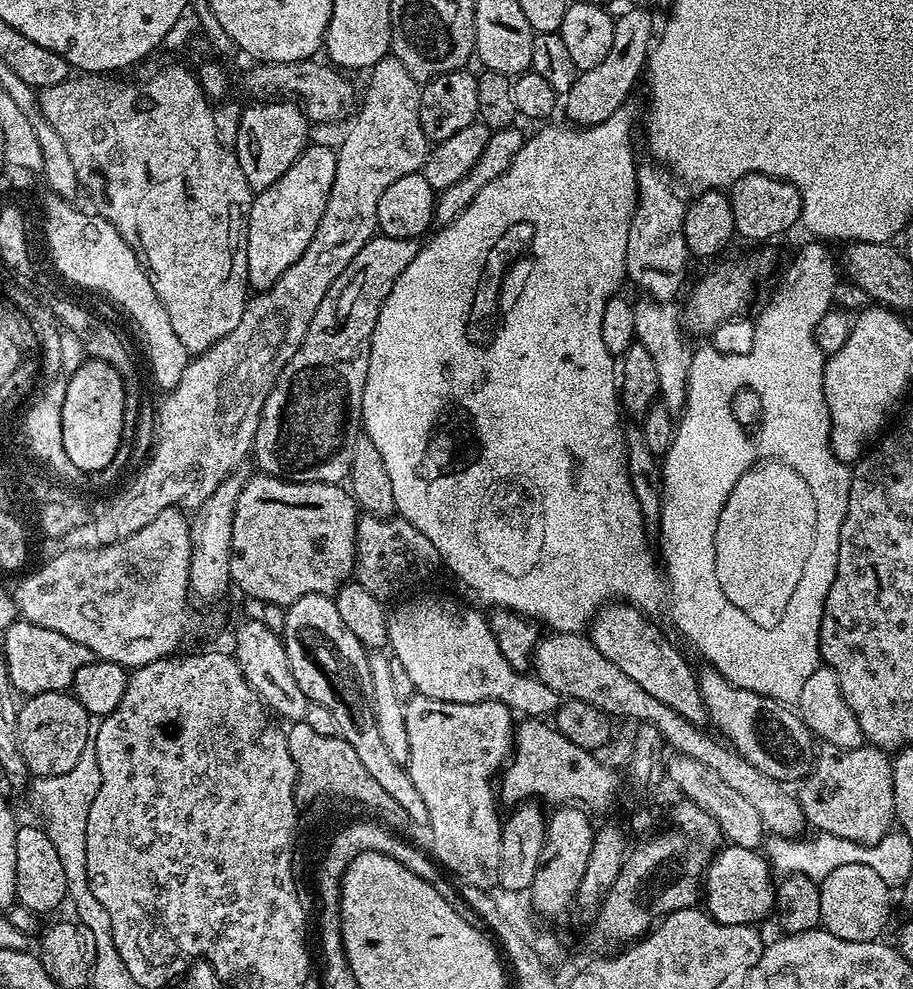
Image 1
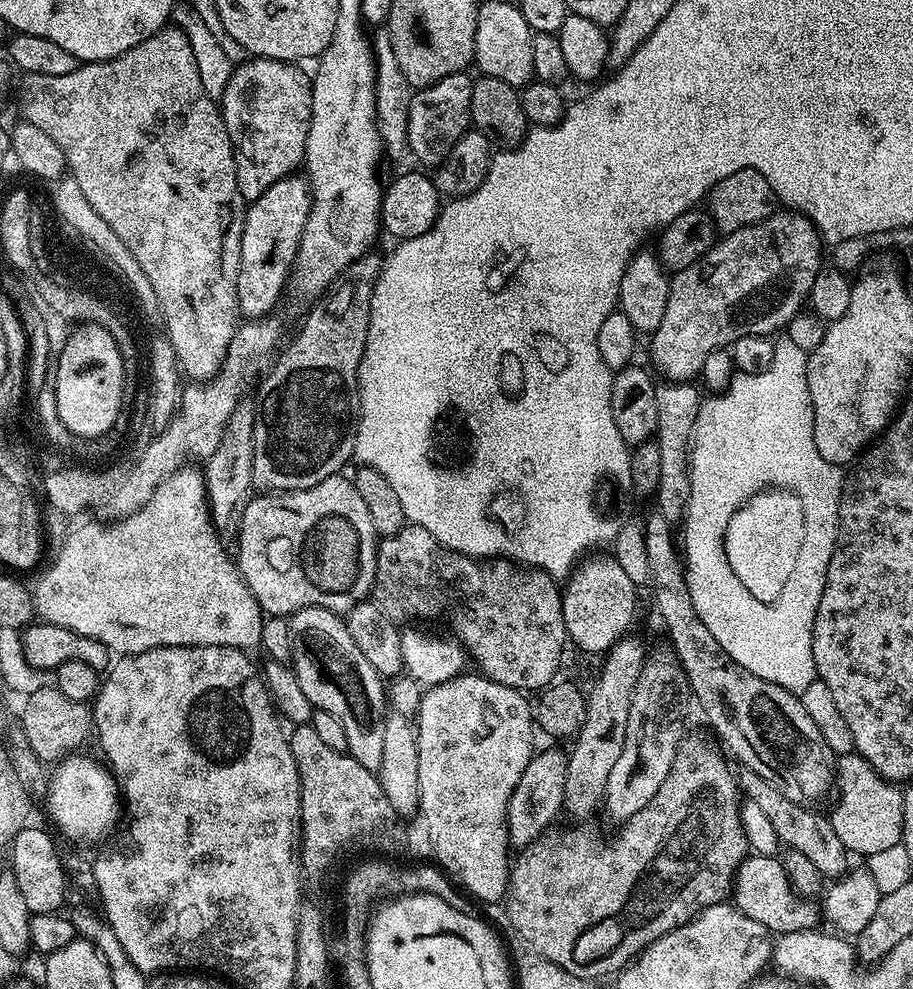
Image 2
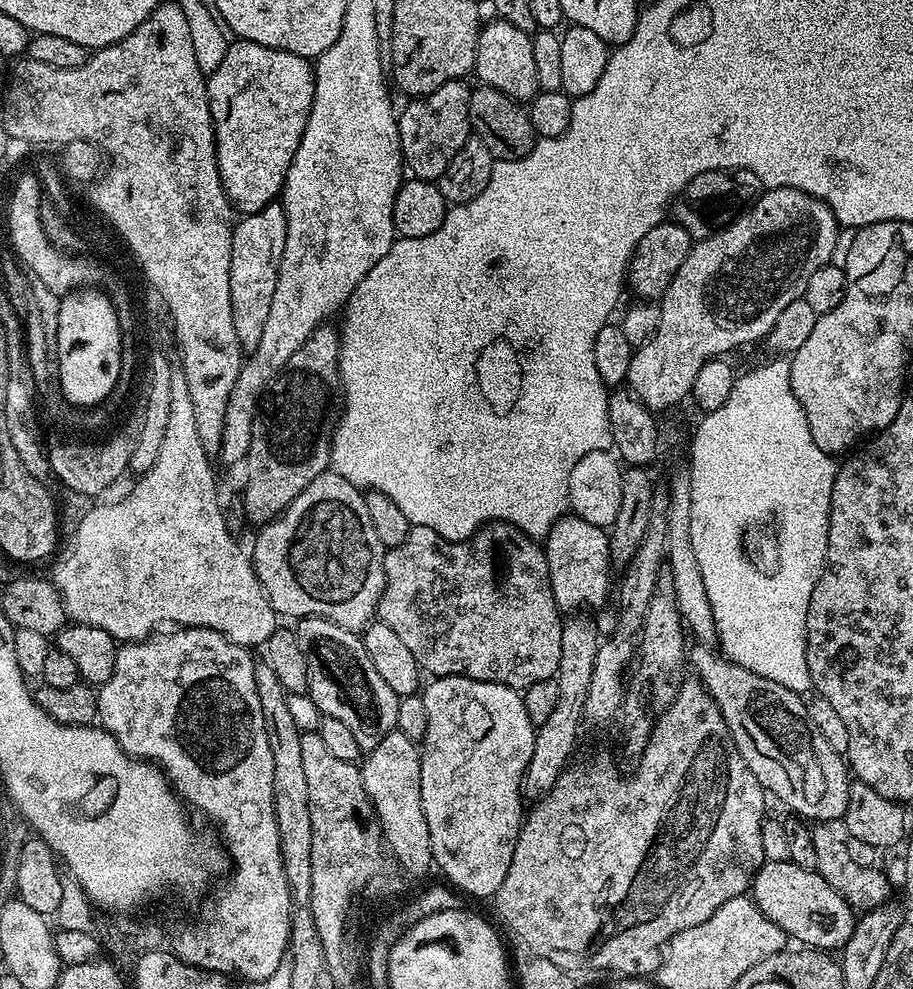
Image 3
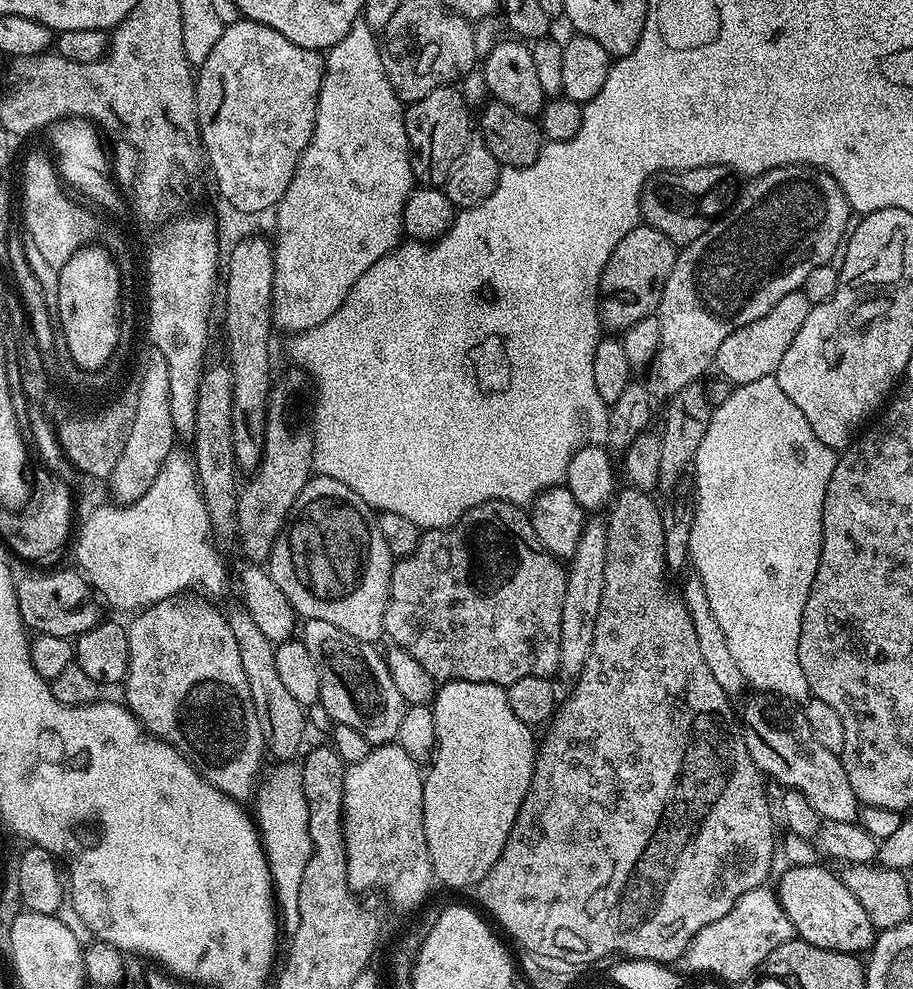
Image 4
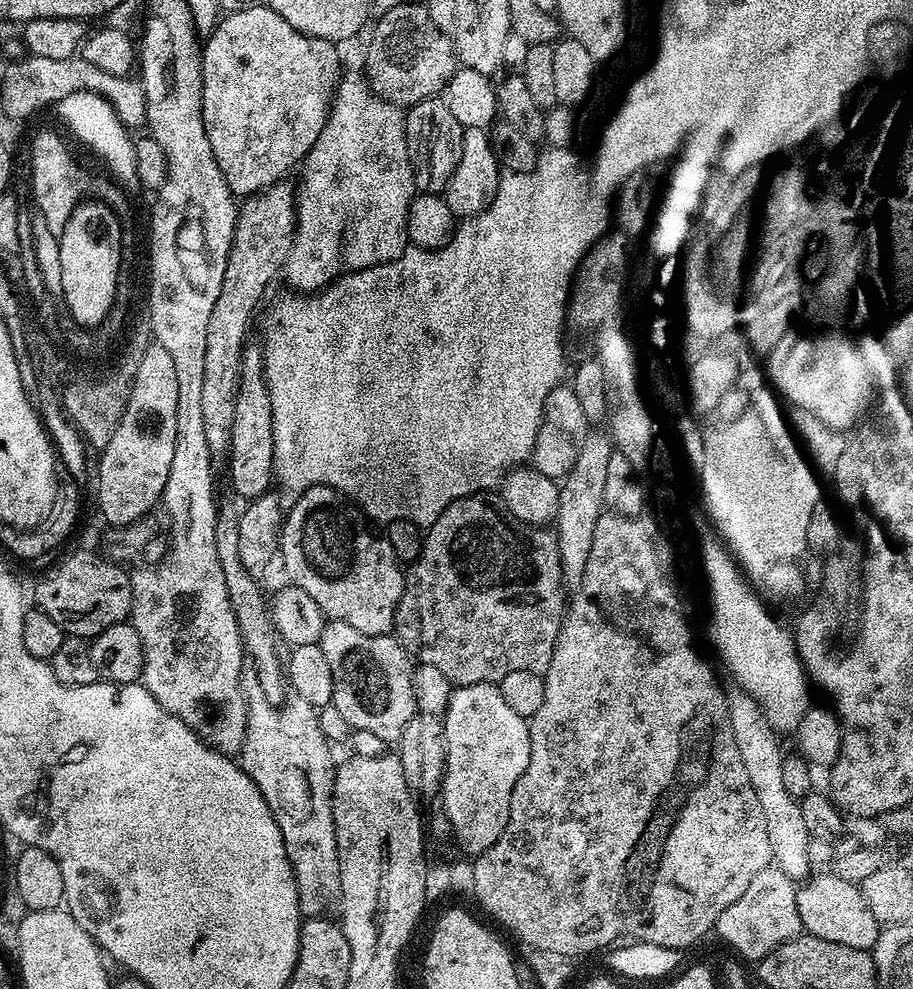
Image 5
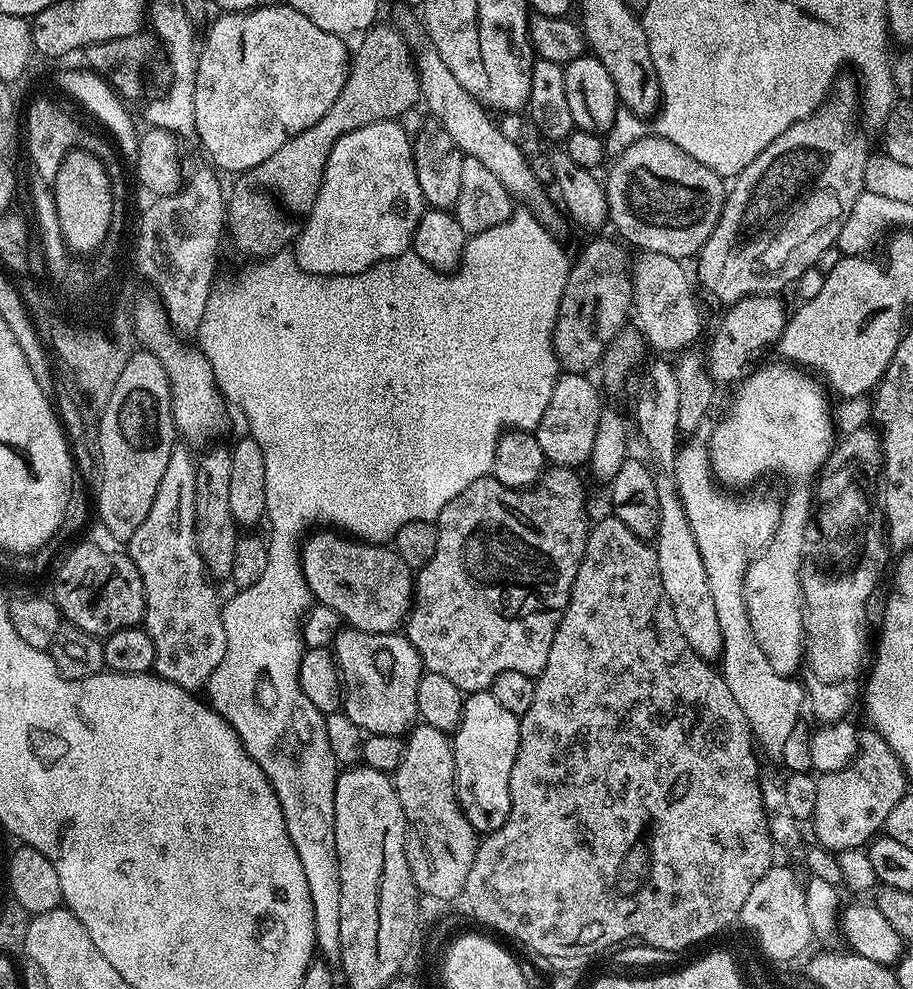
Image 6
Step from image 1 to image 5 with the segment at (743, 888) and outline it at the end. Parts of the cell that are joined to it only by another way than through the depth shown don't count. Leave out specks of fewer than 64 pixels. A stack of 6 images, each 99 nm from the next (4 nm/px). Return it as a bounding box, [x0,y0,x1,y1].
[796,874,881,952]

